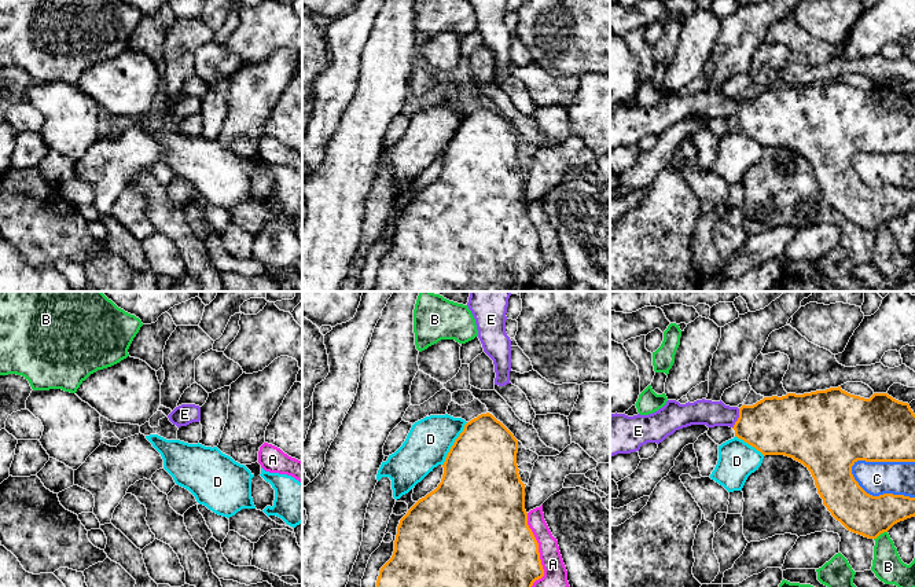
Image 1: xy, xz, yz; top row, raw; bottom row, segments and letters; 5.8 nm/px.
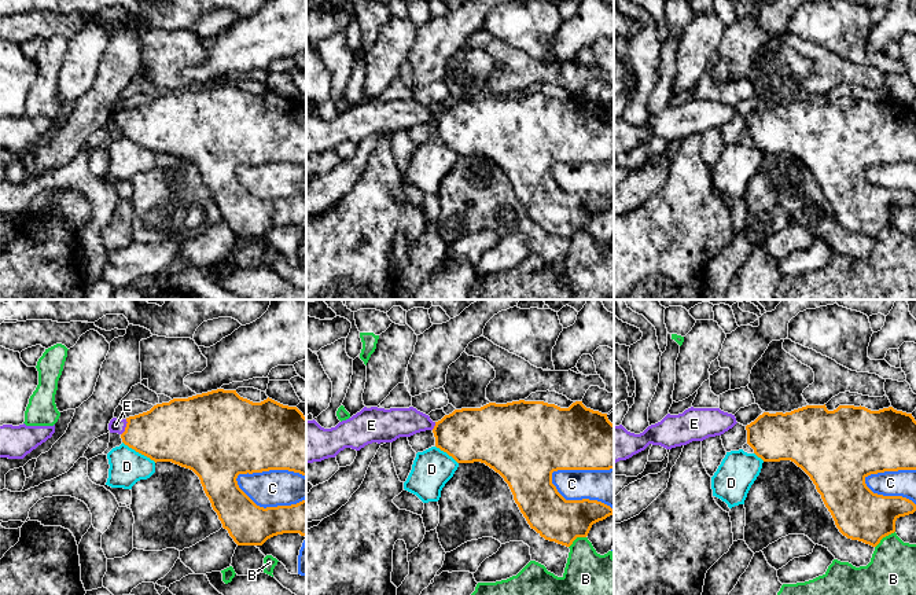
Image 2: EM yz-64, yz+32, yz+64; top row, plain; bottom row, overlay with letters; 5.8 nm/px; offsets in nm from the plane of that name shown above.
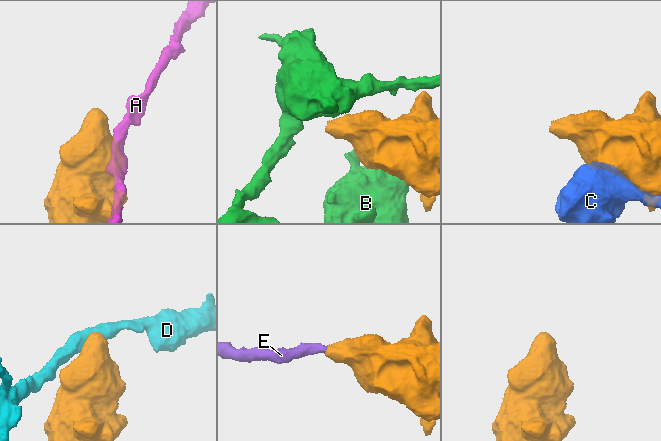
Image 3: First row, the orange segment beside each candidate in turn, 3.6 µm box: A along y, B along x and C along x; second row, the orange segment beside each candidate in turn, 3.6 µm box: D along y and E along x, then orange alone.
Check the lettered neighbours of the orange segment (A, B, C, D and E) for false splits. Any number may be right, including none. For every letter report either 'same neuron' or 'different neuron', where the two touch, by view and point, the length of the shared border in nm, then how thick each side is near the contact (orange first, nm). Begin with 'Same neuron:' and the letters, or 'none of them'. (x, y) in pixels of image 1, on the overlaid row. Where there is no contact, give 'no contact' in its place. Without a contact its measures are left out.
Same neuron: E
A: different neuron | xz (537, 550) | 440 nm | 460/140 nm
B: different neuron | yz (879, 534) | 90 nm | 240/180 nm
C: different neuron | yz (879, 495) | 420 nm | 240/190 nm
D: different neuron | xz (454, 444) | 300 nm | 440/260 nm
E: same neuron | yz (738, 418) | 130 nm | 340/150 nm

